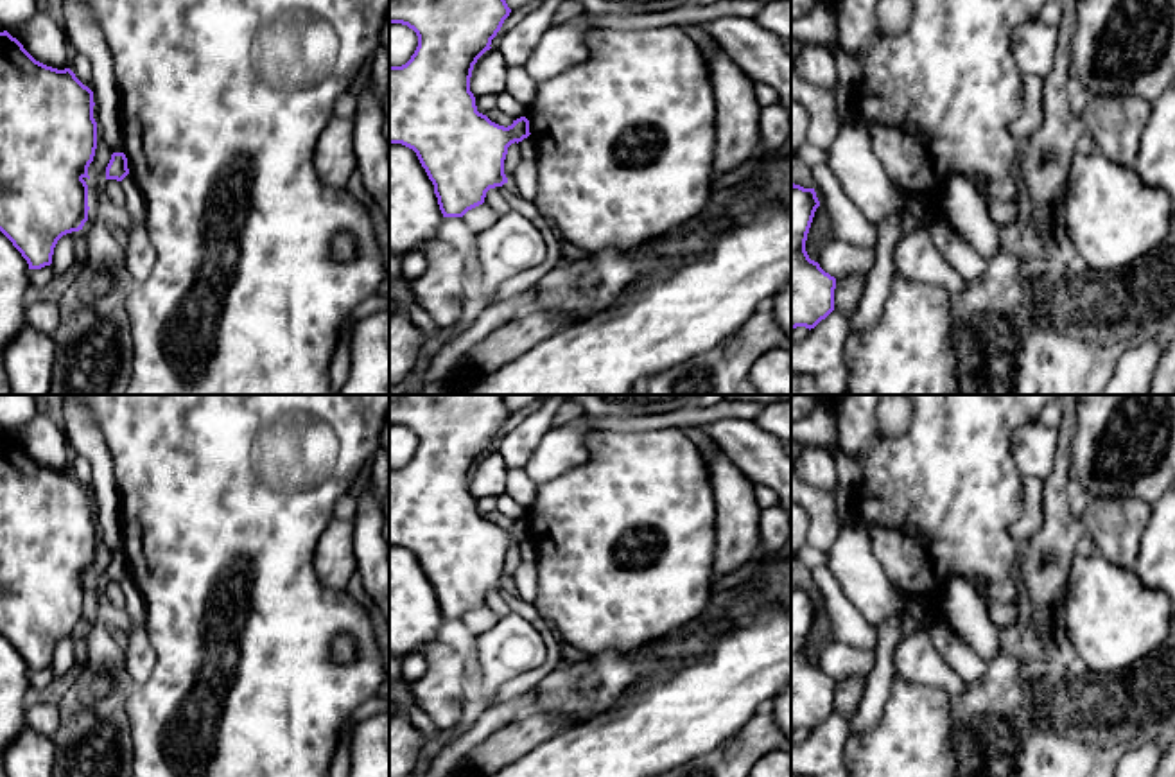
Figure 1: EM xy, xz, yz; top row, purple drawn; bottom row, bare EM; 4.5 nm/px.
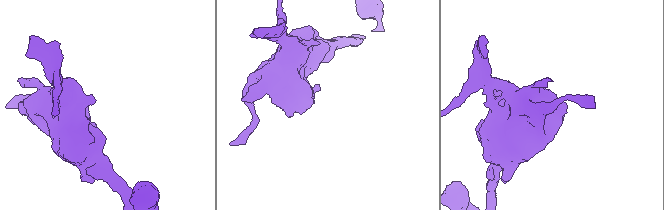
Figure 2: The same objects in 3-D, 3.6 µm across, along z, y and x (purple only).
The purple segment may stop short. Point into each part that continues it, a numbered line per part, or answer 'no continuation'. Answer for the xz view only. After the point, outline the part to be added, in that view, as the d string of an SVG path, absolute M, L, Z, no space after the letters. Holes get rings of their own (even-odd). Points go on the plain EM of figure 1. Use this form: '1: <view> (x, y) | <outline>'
no continuation

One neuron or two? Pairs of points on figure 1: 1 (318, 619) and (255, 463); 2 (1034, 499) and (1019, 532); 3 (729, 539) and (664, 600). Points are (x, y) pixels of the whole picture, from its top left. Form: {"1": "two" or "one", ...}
{"1": "one", "2": "one", "3": "two"}

